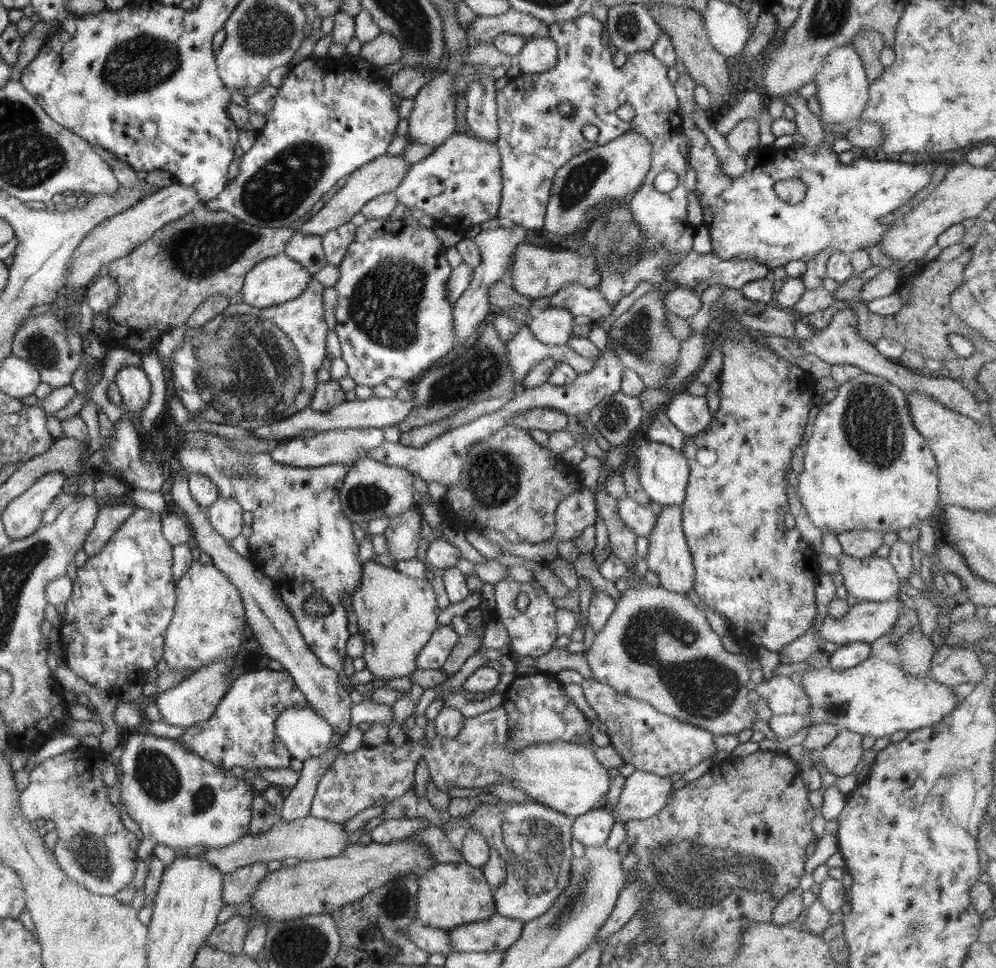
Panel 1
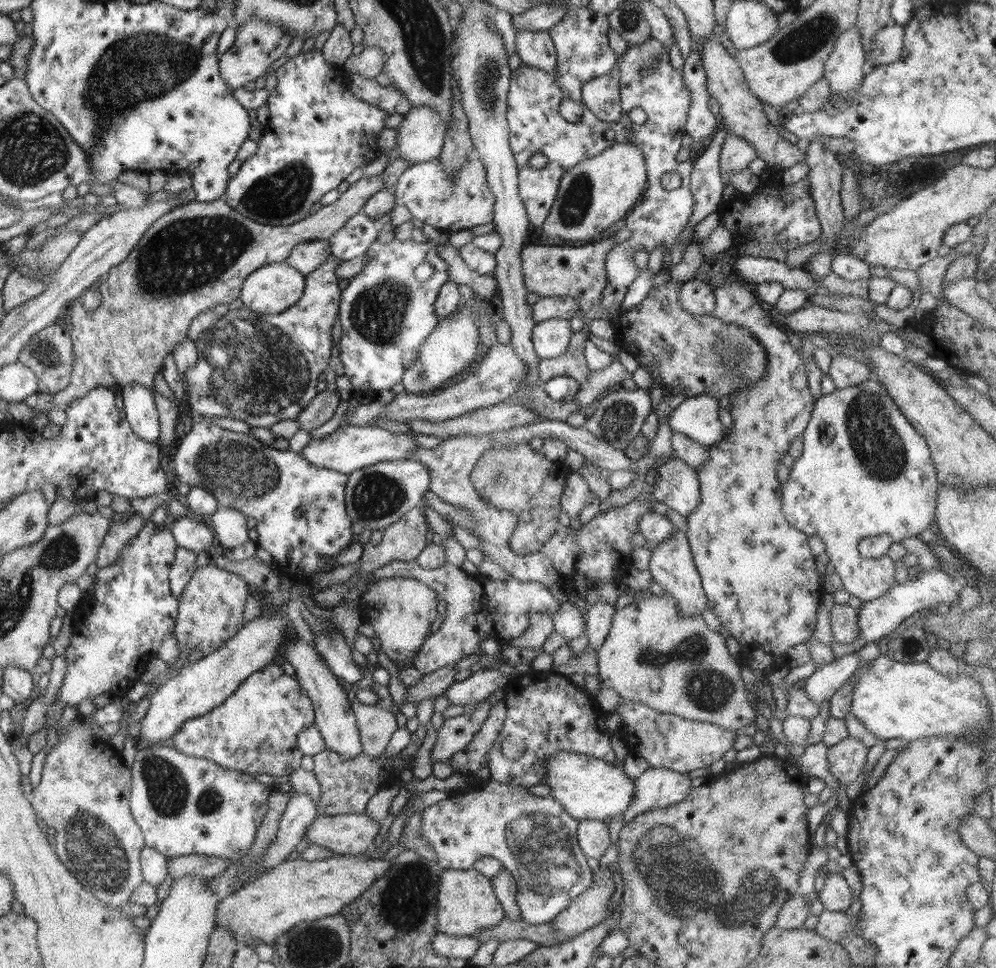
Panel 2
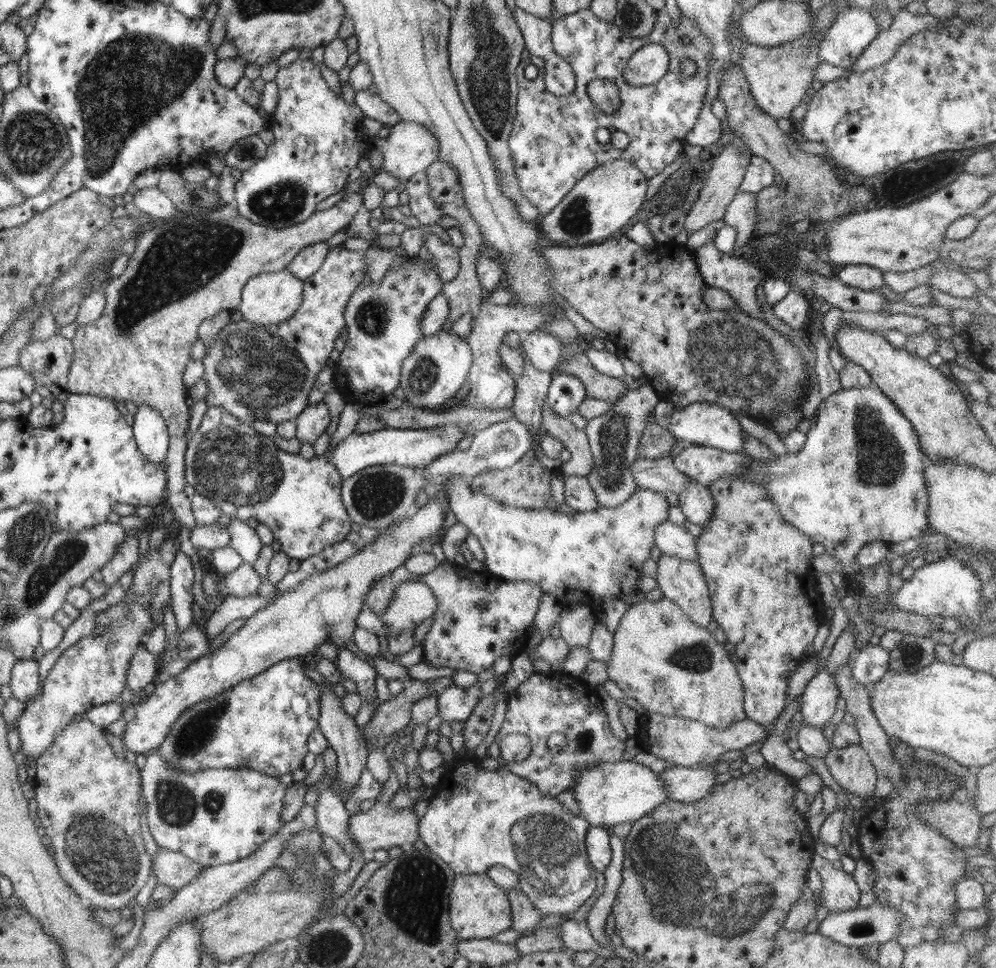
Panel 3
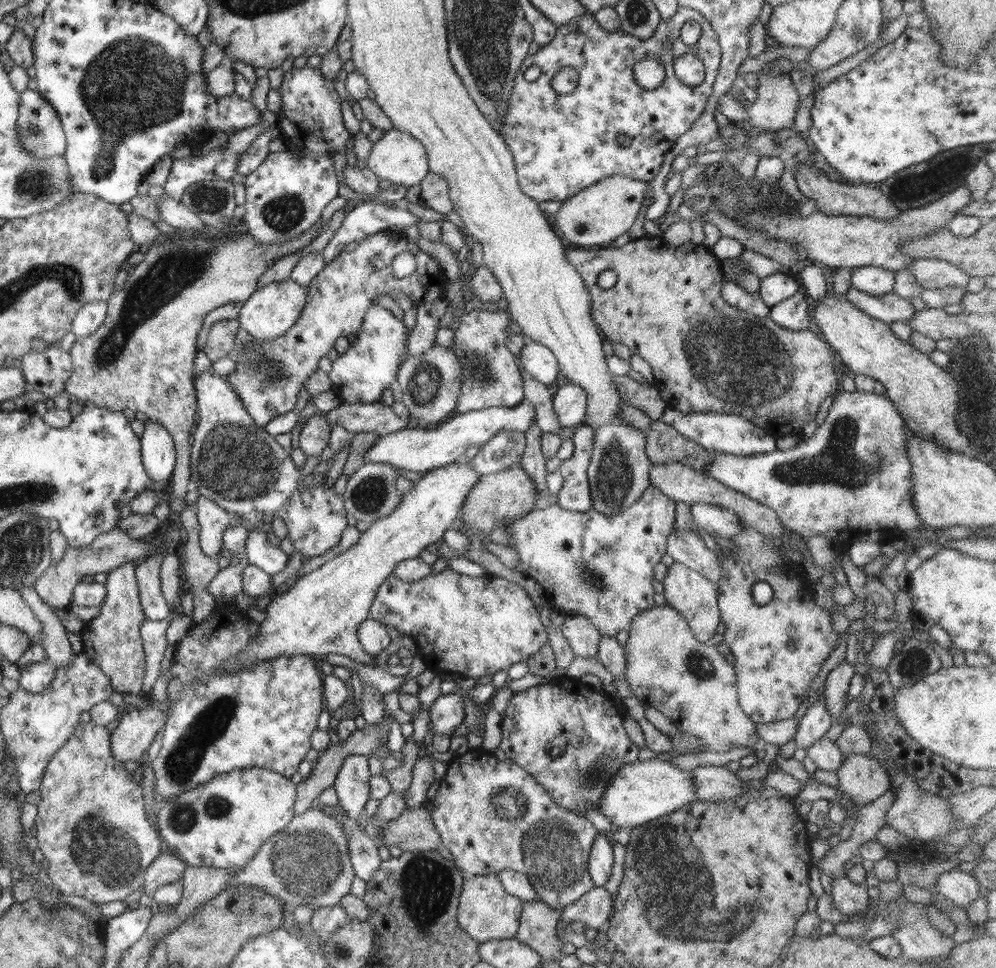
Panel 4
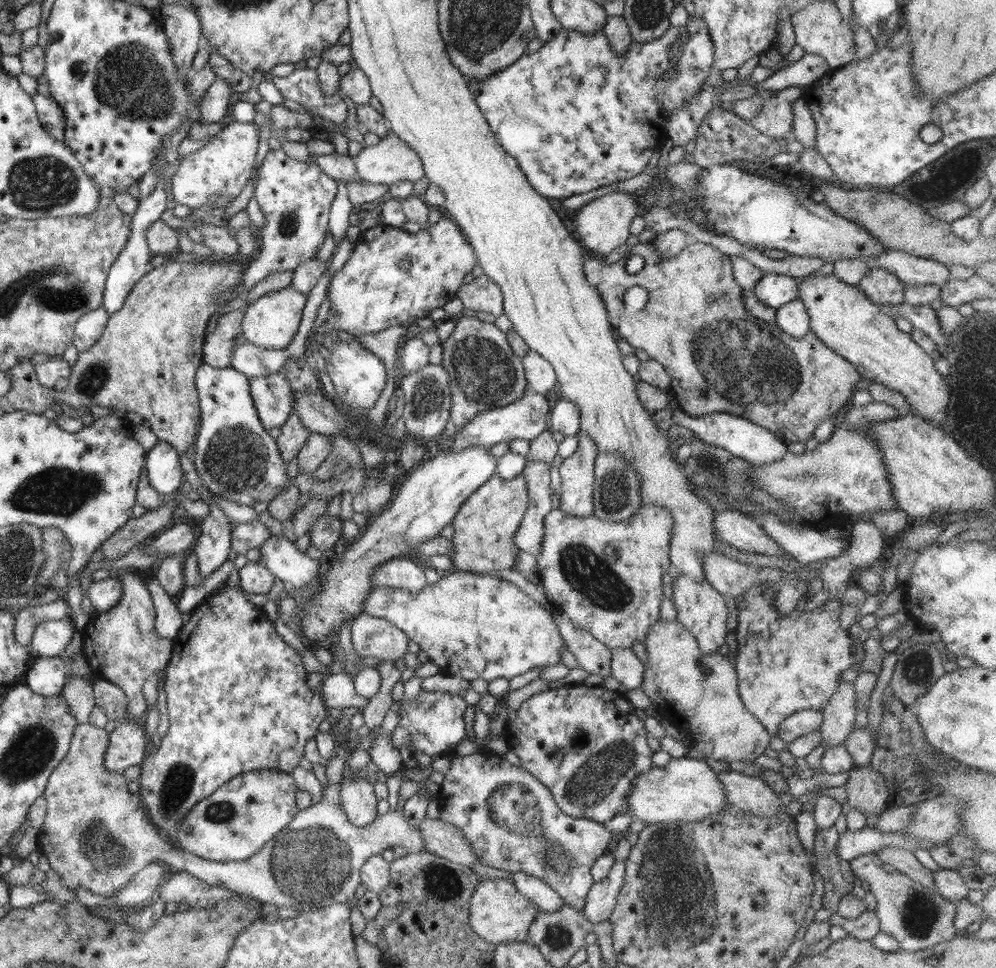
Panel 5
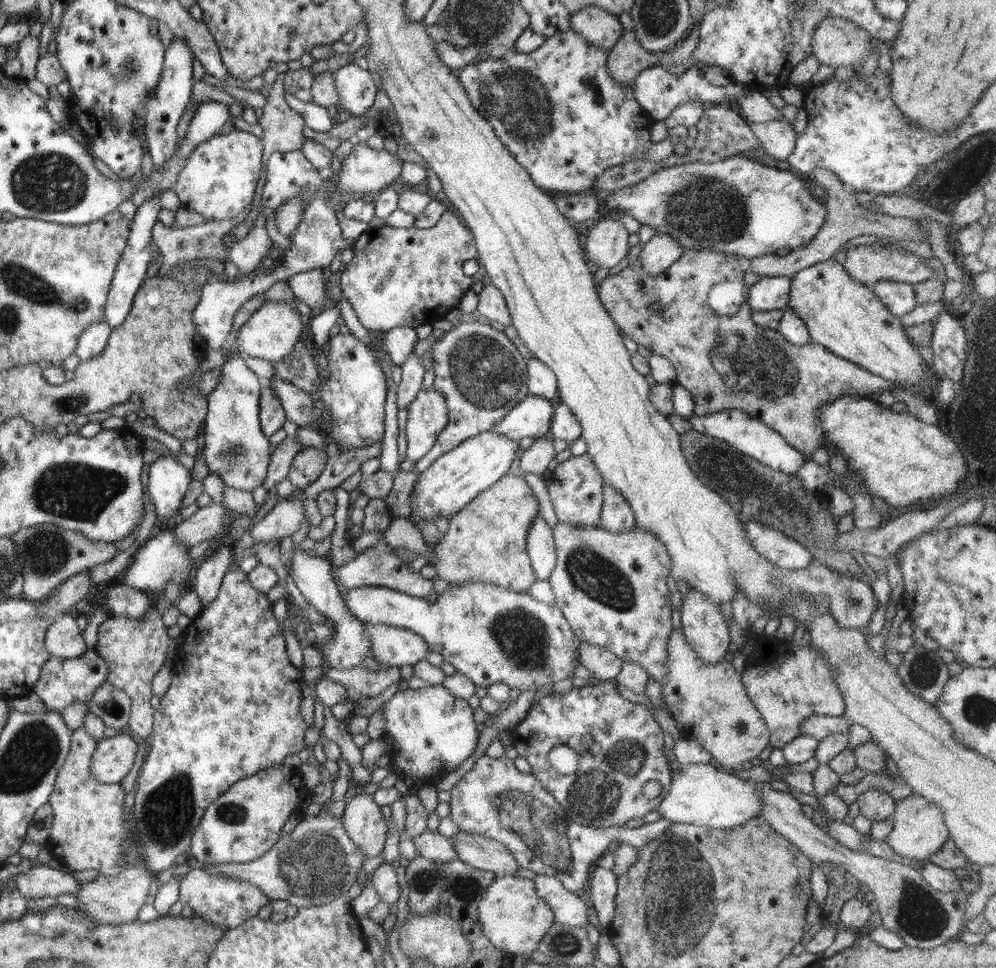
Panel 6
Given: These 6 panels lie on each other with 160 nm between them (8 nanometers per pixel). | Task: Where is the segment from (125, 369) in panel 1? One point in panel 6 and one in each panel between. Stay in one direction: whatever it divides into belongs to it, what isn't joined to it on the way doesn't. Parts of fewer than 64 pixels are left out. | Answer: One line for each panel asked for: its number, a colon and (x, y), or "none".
2: (140, 408)
3: (150, 431)
4: (158, 453)
5: (164, 472)
6: (169, 481)

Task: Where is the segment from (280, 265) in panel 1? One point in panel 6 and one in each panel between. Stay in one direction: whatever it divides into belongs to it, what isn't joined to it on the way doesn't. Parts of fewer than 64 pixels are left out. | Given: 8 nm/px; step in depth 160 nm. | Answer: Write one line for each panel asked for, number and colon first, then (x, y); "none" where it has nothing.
2: (272, 288)
3: (268, 298)
4: (270, 311)
5: (271, 322)
6: (271, 332)

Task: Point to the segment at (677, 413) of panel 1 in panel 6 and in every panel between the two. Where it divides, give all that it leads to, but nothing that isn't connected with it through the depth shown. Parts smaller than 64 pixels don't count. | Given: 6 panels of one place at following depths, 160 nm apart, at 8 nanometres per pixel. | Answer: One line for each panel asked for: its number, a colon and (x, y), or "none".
2: (697, 417)
3: (702, 423)
4: (726, 433)
5: (742, 438)
6: (751, 437)

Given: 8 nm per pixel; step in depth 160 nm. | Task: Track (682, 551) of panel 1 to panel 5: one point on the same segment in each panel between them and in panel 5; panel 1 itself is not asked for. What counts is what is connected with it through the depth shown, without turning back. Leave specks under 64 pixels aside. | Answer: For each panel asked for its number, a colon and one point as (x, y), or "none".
2: (671, 565)
3: (682, 582)
4: (694, 596)
5: (701, 609)

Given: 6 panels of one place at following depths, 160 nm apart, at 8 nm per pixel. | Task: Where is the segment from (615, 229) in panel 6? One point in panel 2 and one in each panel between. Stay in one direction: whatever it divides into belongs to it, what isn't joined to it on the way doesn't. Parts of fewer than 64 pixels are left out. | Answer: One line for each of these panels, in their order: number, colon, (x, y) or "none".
2: (591, 196)
3: (601, 203)
4: (596, 216)
5: (603, 224)

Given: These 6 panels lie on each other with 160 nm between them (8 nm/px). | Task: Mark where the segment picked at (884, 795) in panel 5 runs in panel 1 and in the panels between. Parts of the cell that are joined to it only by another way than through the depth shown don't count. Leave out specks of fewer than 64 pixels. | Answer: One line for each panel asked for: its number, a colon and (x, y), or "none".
1: (841, 757)
2: (845, 760)
3: (851, 767)
4: (861, 776)

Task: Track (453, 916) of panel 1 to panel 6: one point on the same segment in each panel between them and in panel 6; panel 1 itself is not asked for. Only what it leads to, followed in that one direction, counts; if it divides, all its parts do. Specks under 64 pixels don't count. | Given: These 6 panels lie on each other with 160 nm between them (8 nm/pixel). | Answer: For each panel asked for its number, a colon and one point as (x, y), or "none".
2: (466, 904)
3: (479, 908)
4: (486, 911)
5: (498, 913)
6: (512, 915)

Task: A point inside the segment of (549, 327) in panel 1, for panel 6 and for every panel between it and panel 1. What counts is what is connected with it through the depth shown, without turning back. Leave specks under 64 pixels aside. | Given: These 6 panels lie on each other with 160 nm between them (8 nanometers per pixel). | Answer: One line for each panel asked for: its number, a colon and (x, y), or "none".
2: (550, 338)
3: (544, 350)
4: (540, 362)
5: (541, 377)
6: (541, 381)

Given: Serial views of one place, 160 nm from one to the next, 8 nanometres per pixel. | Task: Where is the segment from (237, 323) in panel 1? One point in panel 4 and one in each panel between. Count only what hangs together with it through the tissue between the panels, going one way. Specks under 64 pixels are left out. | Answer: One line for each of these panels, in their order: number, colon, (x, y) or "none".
2: (261, 369)
3: (256, 372)
4: (268, 380)

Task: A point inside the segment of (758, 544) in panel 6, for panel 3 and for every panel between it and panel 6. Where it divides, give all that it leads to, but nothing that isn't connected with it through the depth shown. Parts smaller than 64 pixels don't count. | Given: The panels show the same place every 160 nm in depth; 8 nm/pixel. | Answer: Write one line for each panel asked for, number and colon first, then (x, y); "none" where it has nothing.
3: (696, 502)
4: (715, 520)
5: (741, 532)

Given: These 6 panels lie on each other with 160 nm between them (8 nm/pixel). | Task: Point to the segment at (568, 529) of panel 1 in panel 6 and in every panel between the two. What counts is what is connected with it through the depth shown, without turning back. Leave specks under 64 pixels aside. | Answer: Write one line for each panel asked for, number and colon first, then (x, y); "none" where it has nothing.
2: (578, 501)
3: (579, 497)
4: (574, 496)
5: (577, 471)
6: (576, 488)

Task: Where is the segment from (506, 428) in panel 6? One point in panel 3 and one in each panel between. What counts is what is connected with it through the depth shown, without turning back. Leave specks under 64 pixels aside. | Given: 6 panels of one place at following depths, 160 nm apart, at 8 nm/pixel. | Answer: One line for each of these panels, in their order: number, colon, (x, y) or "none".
3: (411, 448)
4: (416, 448)
5: (525, 418)

